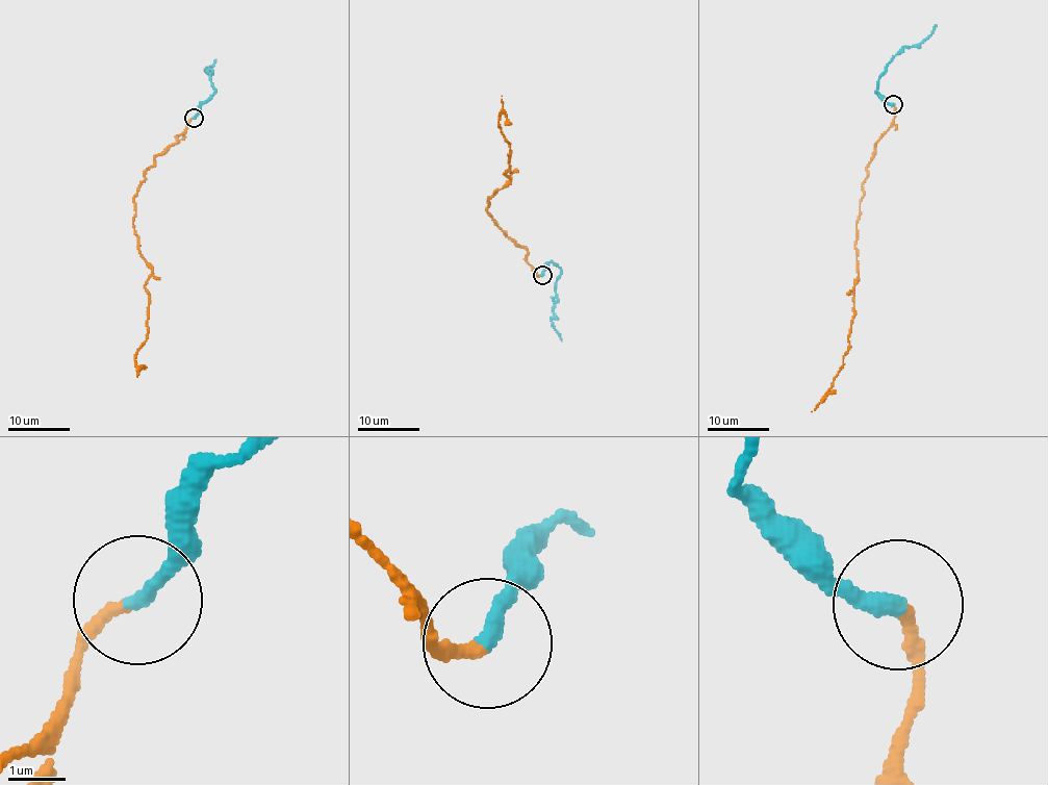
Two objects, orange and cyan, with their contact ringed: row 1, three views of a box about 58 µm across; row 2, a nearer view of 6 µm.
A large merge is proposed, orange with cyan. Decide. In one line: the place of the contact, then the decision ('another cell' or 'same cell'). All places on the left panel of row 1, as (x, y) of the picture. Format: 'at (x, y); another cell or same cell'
at (194, 118); same cell

